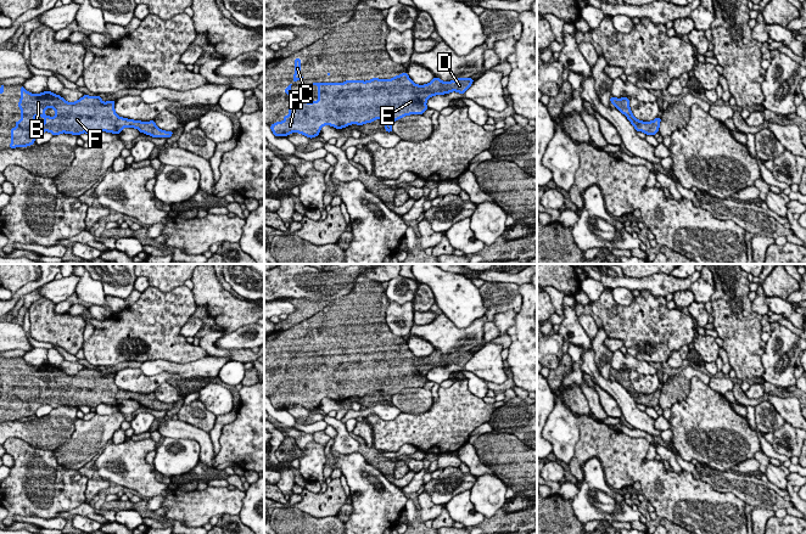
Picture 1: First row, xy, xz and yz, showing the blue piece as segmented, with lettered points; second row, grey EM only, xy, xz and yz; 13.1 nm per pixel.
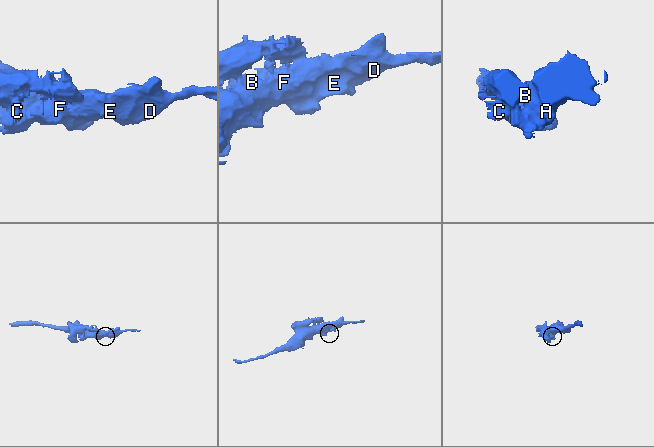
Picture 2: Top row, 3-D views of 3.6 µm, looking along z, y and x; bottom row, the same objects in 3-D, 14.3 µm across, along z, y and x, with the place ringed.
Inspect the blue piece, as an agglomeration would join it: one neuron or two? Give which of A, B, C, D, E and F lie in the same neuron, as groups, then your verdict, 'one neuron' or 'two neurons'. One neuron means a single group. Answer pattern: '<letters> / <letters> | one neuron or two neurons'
A B C D E F | one neuron

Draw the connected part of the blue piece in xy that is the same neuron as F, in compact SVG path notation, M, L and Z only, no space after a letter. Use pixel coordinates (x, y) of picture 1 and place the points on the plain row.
M21 358L21 393L11 400L10 421L34 417L44 404L54 409L62 405L79 409L83 405L91 410L99 404L119 406L123 400L135 400L152 410L170 410L174 404L159 401L155 393L141 394L119 389L114 383L116 373L103 375L101 369L84 367L75 375L67 375L51 364L28 365Z

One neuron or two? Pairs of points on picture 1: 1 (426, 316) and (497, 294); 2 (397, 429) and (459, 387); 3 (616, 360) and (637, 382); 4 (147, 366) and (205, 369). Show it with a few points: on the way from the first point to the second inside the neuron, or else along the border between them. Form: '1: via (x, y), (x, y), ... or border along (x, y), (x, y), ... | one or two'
1: border along (438, 315), (430, 322), (414, 324) | two
2: via (414, 429), (421, 429), (447, 404) | one
3: border along (630, 370), (642, 374), (655, 374) | two
4: via (162, 366), (190, 369) | one

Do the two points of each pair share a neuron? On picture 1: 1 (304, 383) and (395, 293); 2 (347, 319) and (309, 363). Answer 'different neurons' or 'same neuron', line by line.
1: different neurons
2: same neuron

